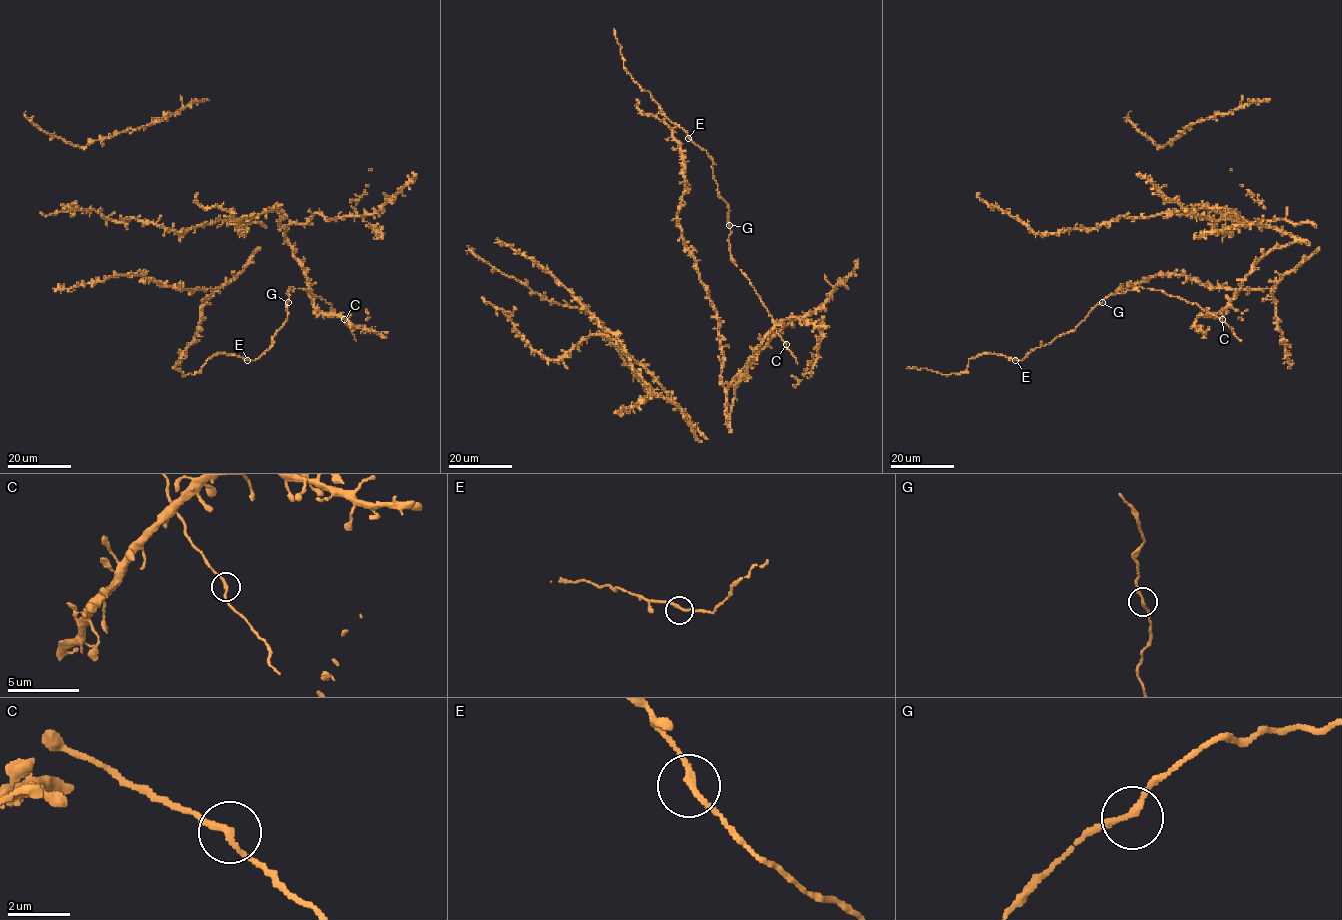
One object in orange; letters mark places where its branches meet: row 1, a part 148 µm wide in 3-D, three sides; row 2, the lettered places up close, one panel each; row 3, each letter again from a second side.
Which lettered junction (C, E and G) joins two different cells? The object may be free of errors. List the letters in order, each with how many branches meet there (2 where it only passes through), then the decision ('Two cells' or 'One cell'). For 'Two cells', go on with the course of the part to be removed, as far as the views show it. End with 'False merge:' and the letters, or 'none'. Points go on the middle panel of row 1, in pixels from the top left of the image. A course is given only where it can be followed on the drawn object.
C: Branches: 2. One cell
E: Branches: 2. One cell
G: Branches: 2. One cell
False merge: none

